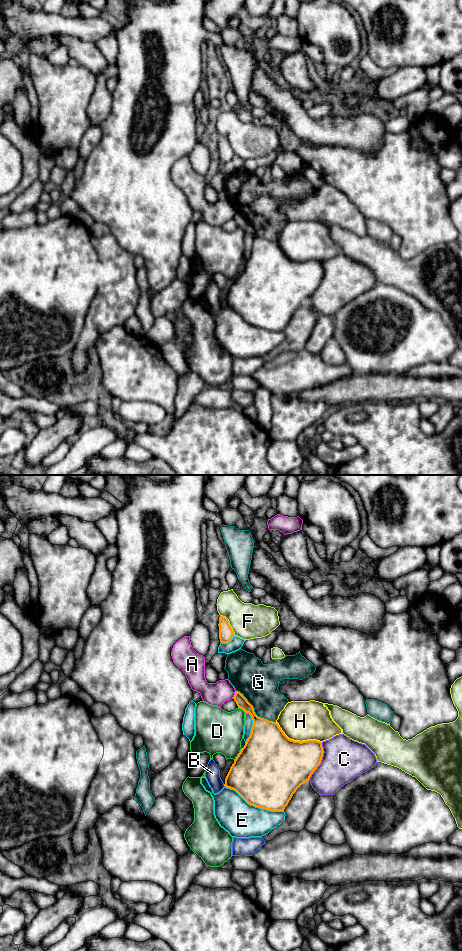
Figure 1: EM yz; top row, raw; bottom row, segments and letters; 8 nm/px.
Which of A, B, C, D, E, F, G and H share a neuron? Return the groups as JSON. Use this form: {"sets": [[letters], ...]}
{"sets": [["A"], ["B"], ["C"], ["D"], ["E"], ["F"], ["G"], ["H"]]}

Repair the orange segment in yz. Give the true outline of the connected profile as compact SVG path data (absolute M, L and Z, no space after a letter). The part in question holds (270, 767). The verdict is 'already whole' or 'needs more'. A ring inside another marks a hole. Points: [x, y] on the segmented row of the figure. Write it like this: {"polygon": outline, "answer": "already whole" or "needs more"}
{"polygon": "M236 691L233 699L238 708L251 715L253 726L224 786L235 790L250 805L284 811L296 790L320 765L322 742L291 740L278 723L258 717L243 694Z", "answer": "already whole"}

